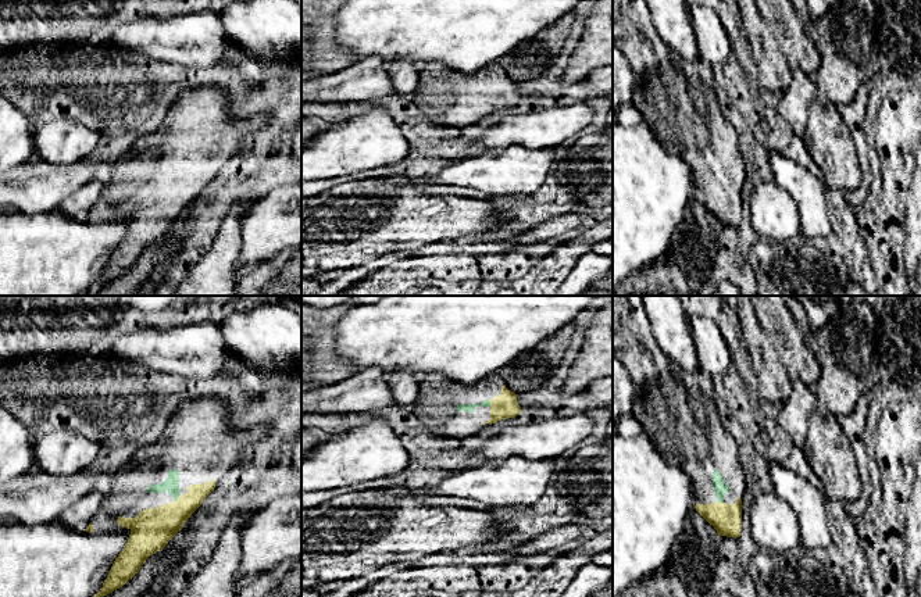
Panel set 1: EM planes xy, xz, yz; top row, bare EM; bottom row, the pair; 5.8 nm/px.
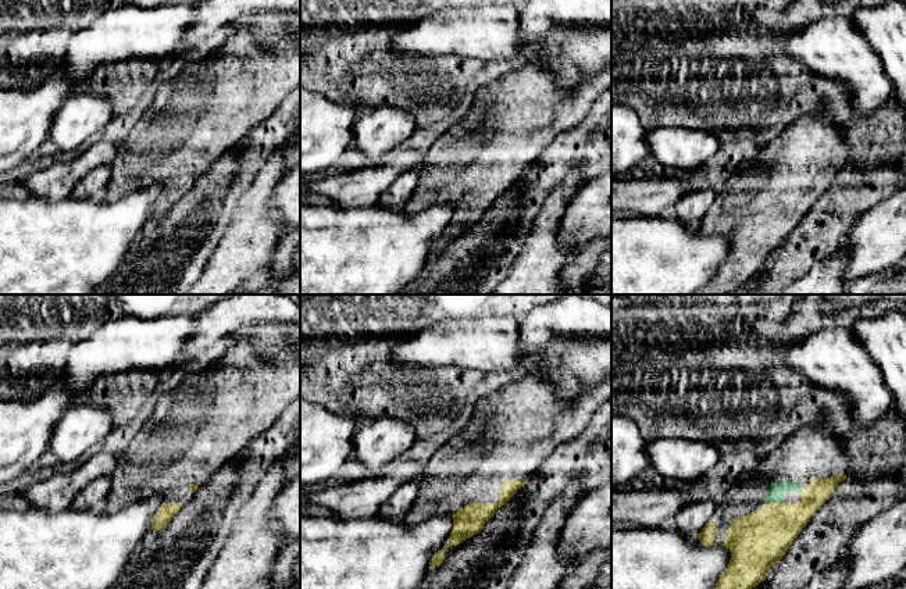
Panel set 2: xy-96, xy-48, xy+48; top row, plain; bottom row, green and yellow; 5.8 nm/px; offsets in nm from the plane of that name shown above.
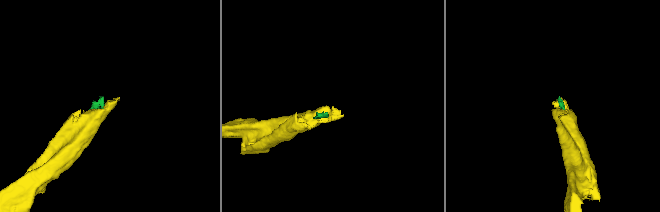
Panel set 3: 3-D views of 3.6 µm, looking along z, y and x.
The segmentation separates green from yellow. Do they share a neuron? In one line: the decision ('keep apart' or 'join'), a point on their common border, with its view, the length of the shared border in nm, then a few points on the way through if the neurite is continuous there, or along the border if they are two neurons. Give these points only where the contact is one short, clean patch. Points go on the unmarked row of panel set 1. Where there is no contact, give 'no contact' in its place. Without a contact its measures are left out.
join; contact xy (177, 188); length 60 nm

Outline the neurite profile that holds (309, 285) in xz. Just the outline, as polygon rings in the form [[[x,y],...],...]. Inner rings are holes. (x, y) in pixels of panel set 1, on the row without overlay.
[[[325,276],[301,279],[301,296],[313,296],[320,287]]]

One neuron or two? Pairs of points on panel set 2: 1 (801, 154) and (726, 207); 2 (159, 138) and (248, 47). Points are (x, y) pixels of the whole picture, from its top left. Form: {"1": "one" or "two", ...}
{"1": "one", "2": "one"}

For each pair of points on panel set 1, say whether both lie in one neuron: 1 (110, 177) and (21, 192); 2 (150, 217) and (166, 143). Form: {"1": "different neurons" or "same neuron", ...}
{"1": "different neurons", "2": "same neuron"}

